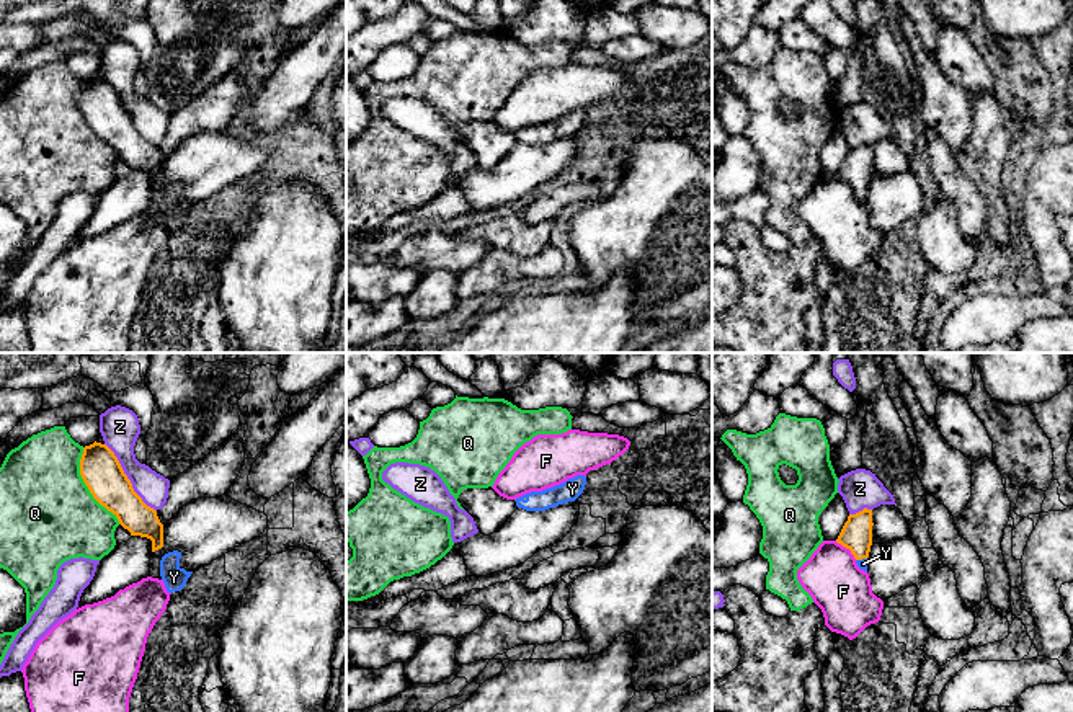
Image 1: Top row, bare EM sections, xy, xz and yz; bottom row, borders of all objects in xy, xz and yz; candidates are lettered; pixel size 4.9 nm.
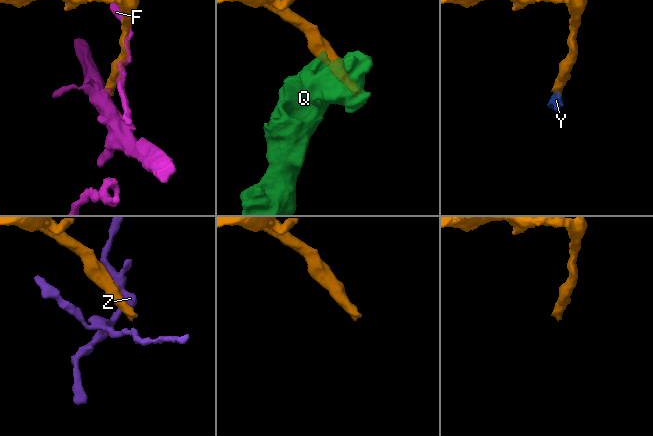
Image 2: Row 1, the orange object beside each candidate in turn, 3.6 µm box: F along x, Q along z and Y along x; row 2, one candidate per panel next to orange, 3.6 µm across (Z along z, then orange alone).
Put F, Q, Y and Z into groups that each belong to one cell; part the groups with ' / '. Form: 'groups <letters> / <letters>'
groups F / Q / Y / Z

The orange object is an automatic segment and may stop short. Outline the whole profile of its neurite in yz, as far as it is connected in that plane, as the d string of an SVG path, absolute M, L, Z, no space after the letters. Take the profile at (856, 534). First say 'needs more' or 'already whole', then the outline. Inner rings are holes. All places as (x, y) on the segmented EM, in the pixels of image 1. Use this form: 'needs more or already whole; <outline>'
needs more; M864 508L849 514L836 542L849 549L861 570L867 572L867 557L872 545L872 510Z

